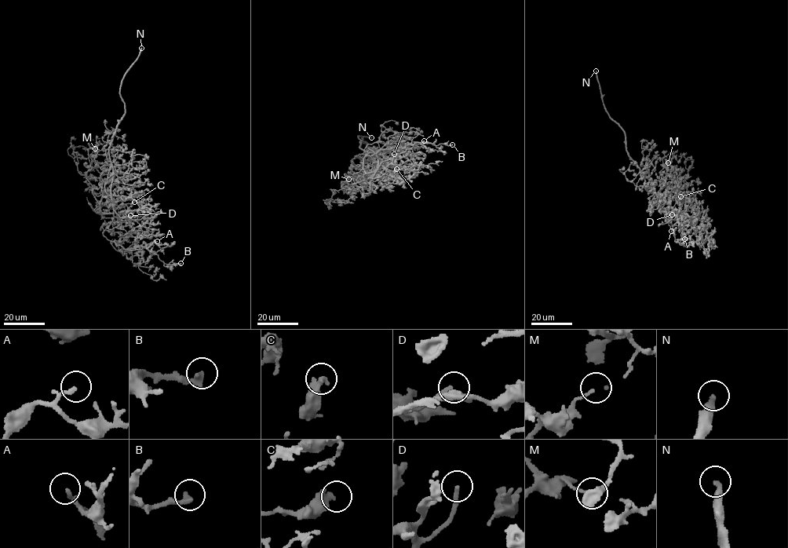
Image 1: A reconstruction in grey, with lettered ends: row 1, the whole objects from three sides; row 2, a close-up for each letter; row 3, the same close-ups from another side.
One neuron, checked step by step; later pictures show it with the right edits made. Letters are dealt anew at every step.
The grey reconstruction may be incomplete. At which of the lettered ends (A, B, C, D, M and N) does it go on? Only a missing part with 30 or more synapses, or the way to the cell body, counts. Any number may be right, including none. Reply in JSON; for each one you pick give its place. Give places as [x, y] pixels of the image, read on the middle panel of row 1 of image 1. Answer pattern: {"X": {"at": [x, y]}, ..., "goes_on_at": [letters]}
{"A": {"at": [424, 140]}, "D": {"at": [394, 154]}, "N": {"at": [371, 137]}, "goes_on_at": ["A", "D", "N"]}

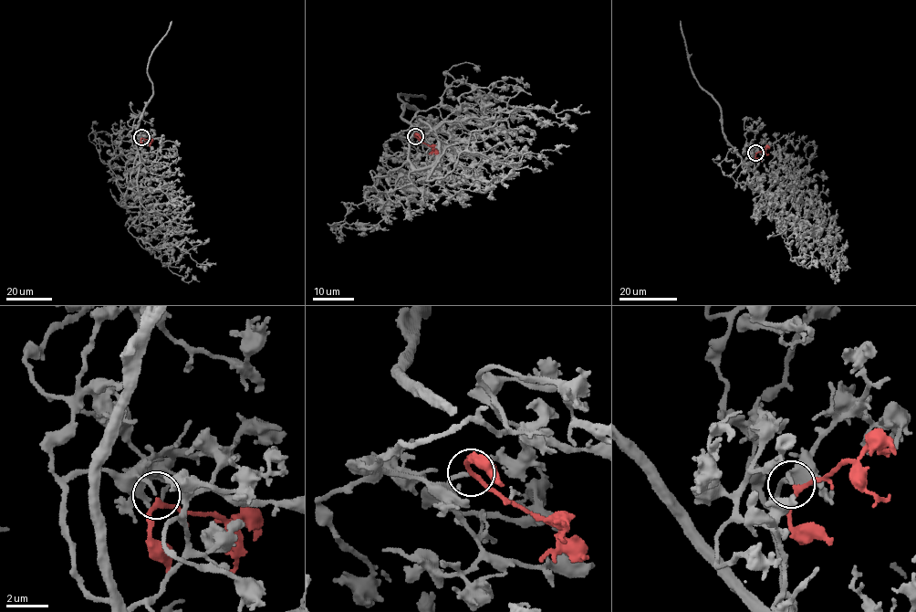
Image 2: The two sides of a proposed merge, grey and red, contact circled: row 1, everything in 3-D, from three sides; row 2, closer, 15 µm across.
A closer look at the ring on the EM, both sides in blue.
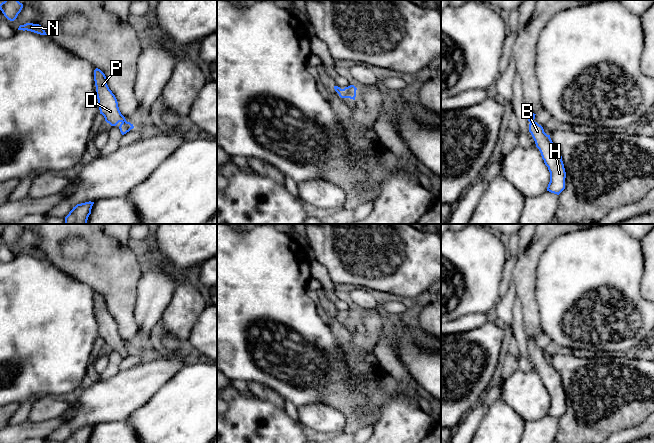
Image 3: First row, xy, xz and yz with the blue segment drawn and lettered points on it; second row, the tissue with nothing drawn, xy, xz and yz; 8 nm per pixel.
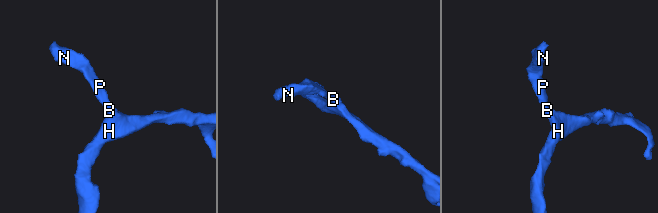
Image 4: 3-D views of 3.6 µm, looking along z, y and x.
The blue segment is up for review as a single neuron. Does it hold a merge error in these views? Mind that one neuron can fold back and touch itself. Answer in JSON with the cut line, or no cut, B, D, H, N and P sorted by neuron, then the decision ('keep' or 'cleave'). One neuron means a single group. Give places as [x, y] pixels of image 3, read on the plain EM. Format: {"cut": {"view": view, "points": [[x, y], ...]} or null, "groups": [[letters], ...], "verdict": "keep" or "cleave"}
{"cut": null, "groups": [["B", "D", "H", "N", "P"]], "verdict": "keep"}

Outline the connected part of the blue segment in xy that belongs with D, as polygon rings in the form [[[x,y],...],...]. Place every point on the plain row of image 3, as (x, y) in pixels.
[[[98,292],[94,294],[94,305],[100,338],[104,340],[105,345],[111,350],[116,350],[120,346],[120,356],[122,359],[126,358],[134,350],[130,346],[127,346],[121,338],[117,323],[107,309],[107,302]]]

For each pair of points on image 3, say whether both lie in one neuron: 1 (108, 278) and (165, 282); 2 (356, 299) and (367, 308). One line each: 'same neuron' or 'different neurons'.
1: different neurons
2: same neuron

